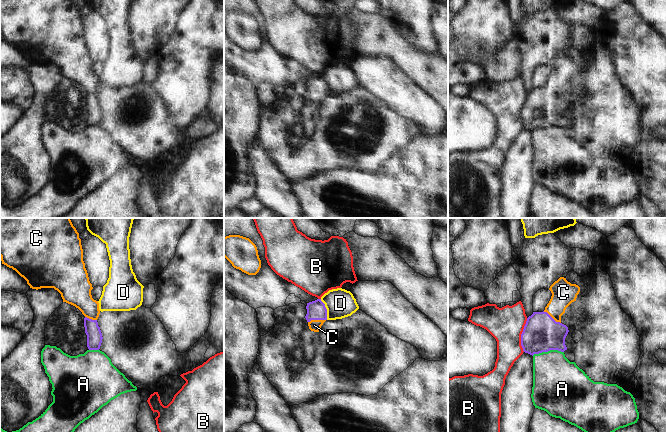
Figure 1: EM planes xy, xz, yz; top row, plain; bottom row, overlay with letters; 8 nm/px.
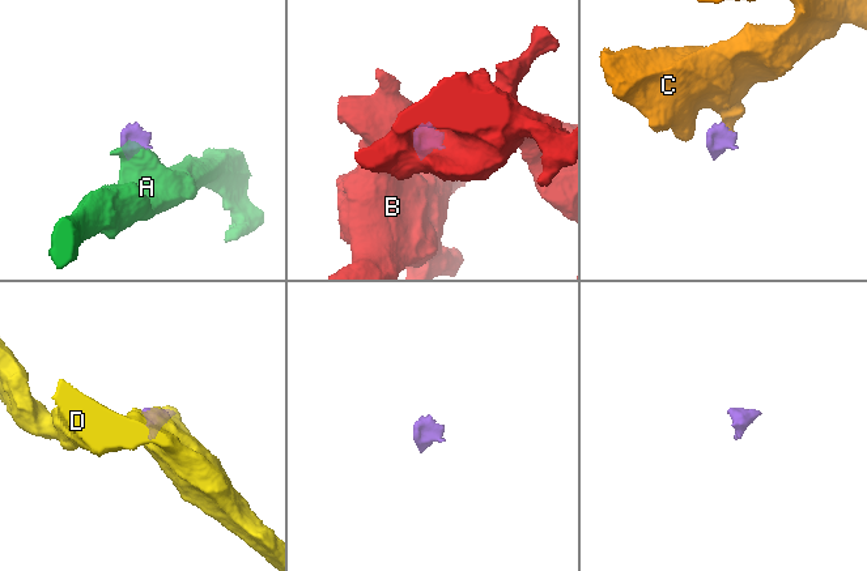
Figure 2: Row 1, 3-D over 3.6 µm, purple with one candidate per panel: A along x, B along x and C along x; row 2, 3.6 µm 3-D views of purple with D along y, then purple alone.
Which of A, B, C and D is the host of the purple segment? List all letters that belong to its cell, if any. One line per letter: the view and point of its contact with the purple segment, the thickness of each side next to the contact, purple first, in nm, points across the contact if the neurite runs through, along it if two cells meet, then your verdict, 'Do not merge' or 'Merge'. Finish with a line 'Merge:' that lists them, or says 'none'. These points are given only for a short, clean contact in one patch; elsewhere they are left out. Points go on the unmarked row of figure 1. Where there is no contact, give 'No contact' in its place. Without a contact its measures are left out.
A: Touches purple at yz (547, 127). Thickness 300 nm (purple) against 380 nm. Boundary: yz (563, 127), (548, 126), (532, 131). Do not merge
B: Touches purple at yz (521, 111). Thickness 300 nm (purple) against 280 nm. Do not merge
C: Touches purple at xz (316, 95). Thickness 160 nm (purple) against 100 nm. Path across: xz (316, 86), (316, 95), (314, 101). Merge
D: Touches purple at xz (326, 85). Thickness 160 nm (purple) against 240 nm. Boundary: xz (320, 75), (326, 85), (327, 95). Do not merge
Merge: C.

